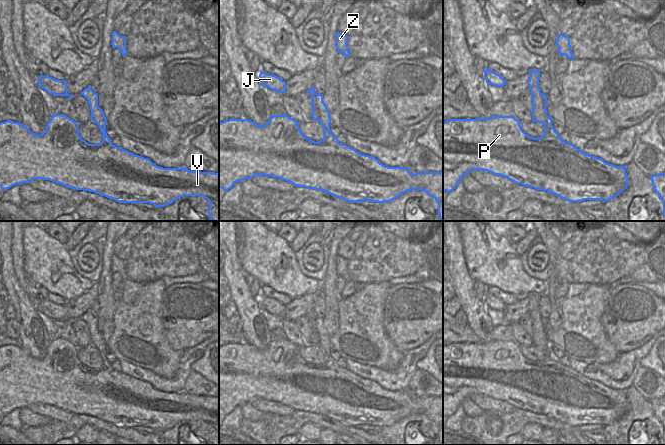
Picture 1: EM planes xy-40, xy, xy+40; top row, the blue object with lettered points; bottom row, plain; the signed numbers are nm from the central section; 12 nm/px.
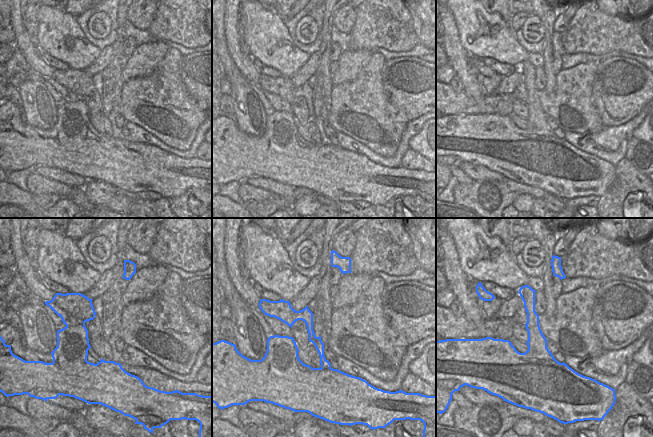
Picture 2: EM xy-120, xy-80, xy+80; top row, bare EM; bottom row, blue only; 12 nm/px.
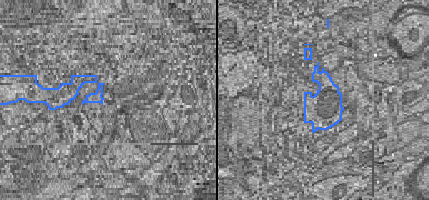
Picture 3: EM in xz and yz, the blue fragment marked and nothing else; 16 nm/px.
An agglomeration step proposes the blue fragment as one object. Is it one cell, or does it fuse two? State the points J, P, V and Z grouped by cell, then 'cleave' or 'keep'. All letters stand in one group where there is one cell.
J / P V Z; cleave

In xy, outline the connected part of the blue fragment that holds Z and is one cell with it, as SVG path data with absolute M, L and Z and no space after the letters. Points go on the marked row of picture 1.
M338 31L336 33L336 49L343 53L346 57L350 56L347 42L348 36Z

